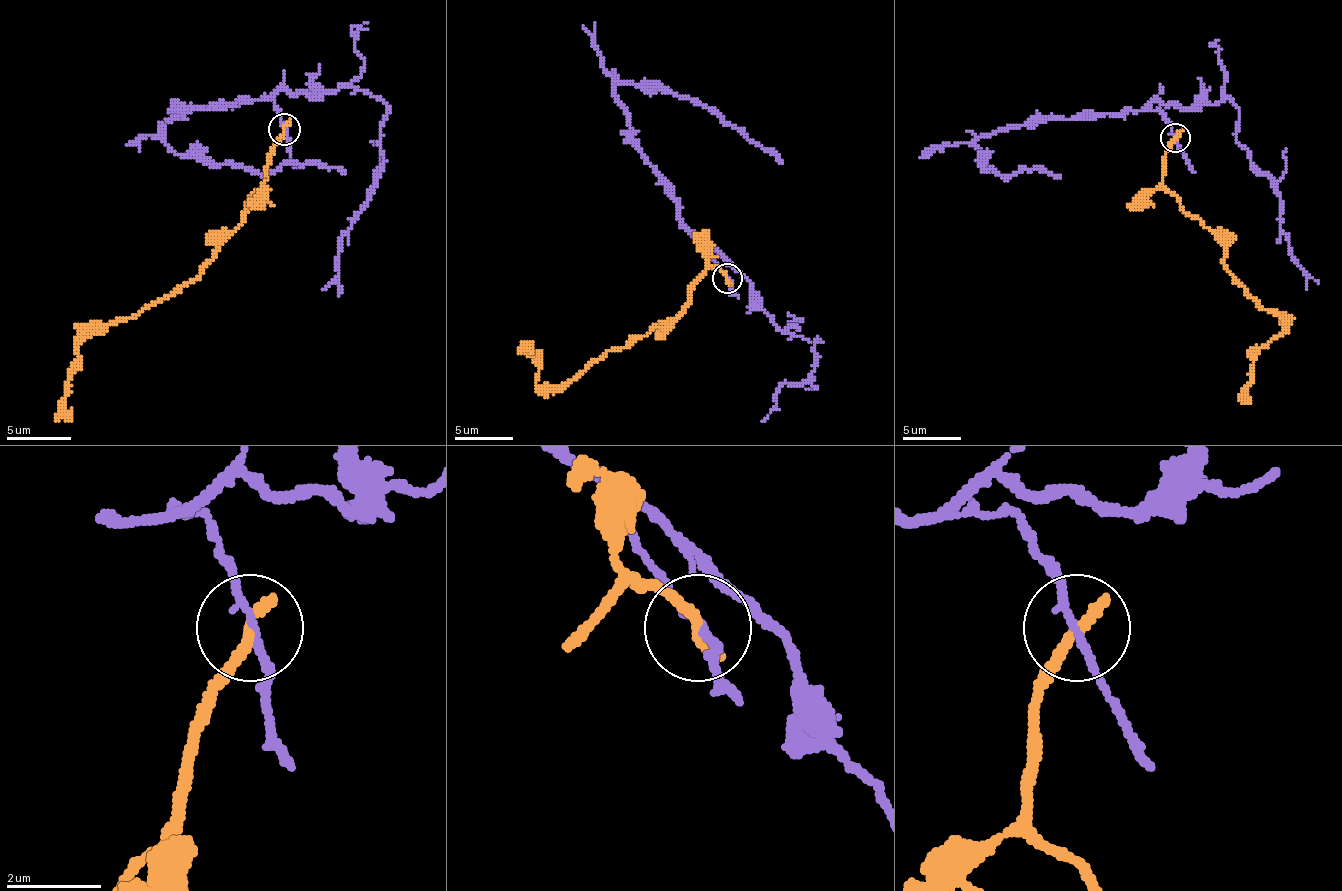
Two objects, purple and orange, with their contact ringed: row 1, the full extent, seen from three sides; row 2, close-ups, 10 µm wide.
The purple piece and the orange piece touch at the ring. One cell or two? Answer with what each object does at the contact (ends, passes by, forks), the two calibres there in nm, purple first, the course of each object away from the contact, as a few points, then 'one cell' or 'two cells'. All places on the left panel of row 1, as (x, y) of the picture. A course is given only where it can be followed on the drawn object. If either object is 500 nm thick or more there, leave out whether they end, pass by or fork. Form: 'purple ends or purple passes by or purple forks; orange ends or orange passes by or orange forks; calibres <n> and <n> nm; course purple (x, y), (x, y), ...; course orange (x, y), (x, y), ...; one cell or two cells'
purple passes by; orange ends; calibres 150 and 280 nm; course purple (284, 128), (271, 99), (239, 99), (184, 109), (161, 135), (178, 154), (261, 173), (287, 164), (345, 173); course orange (284, 128), (267, 180), (203, 270), (174, 292), (78, 340), (78, 360), (68, 376), (62, 411), (71, 421); two cells

